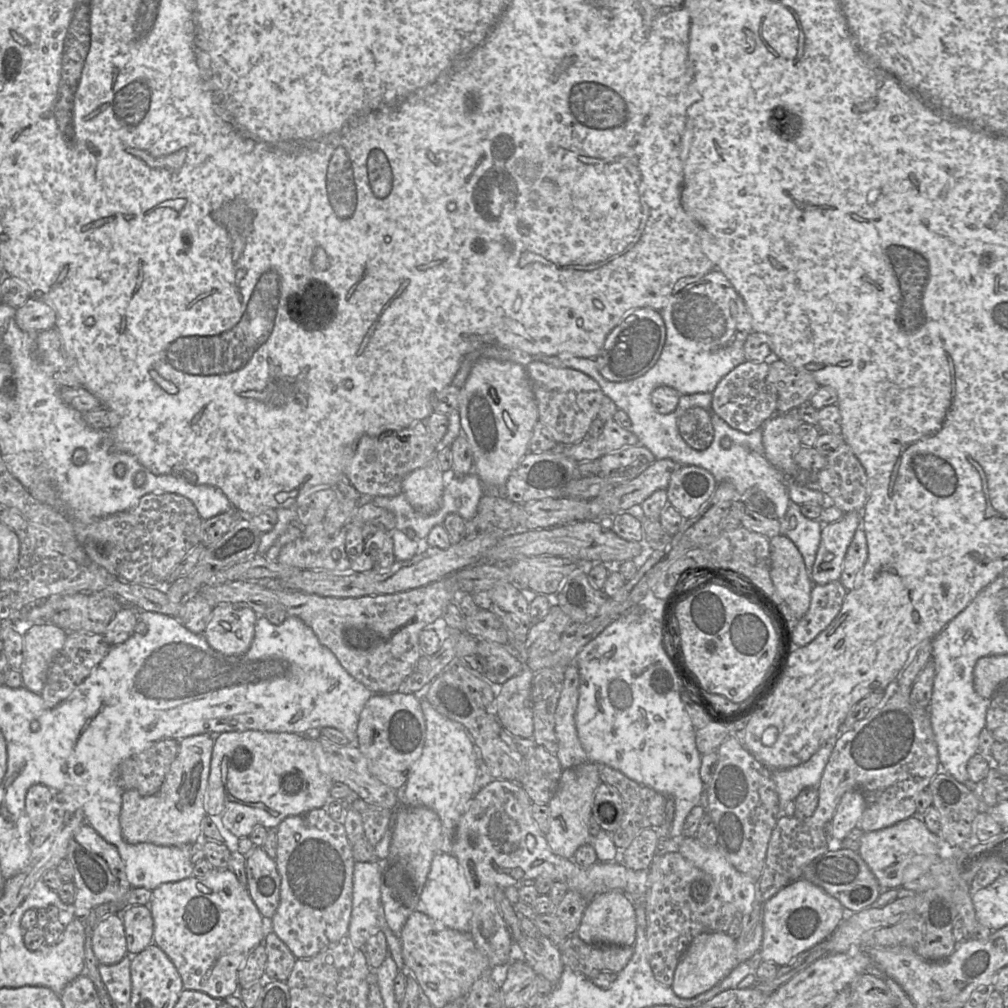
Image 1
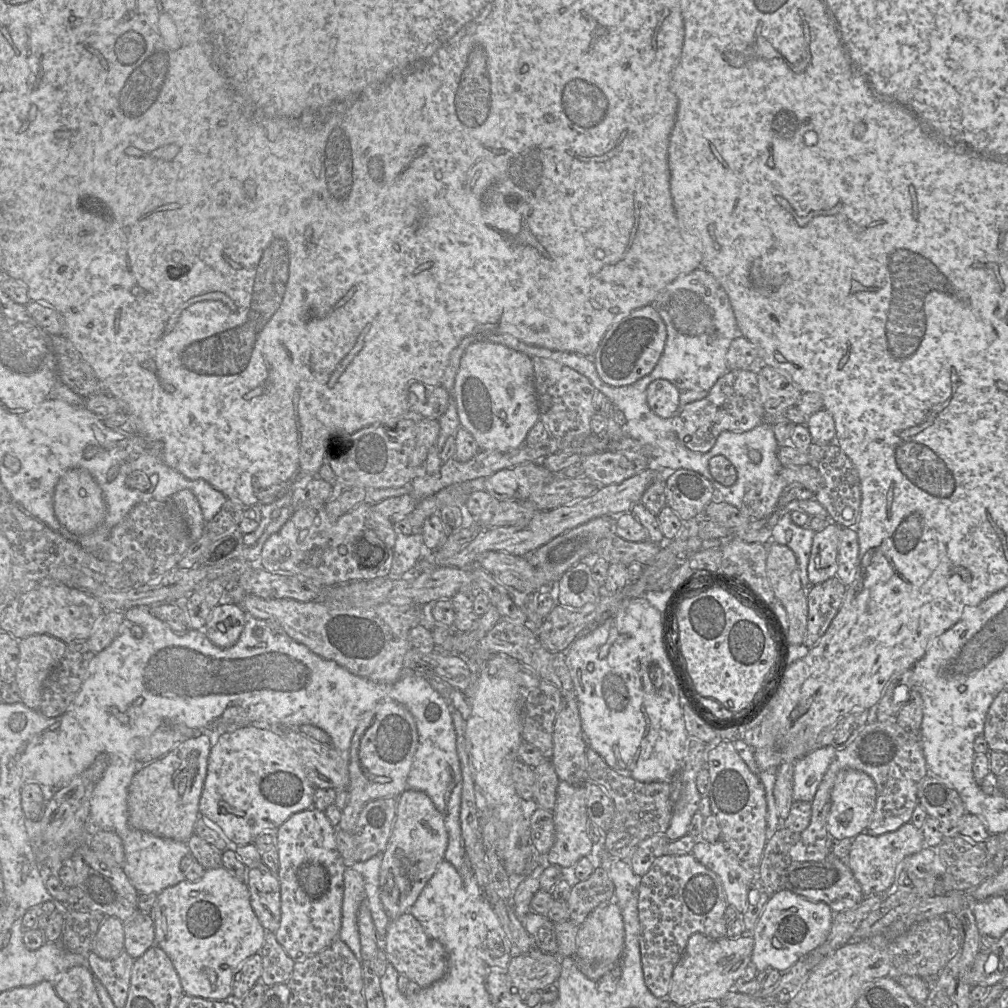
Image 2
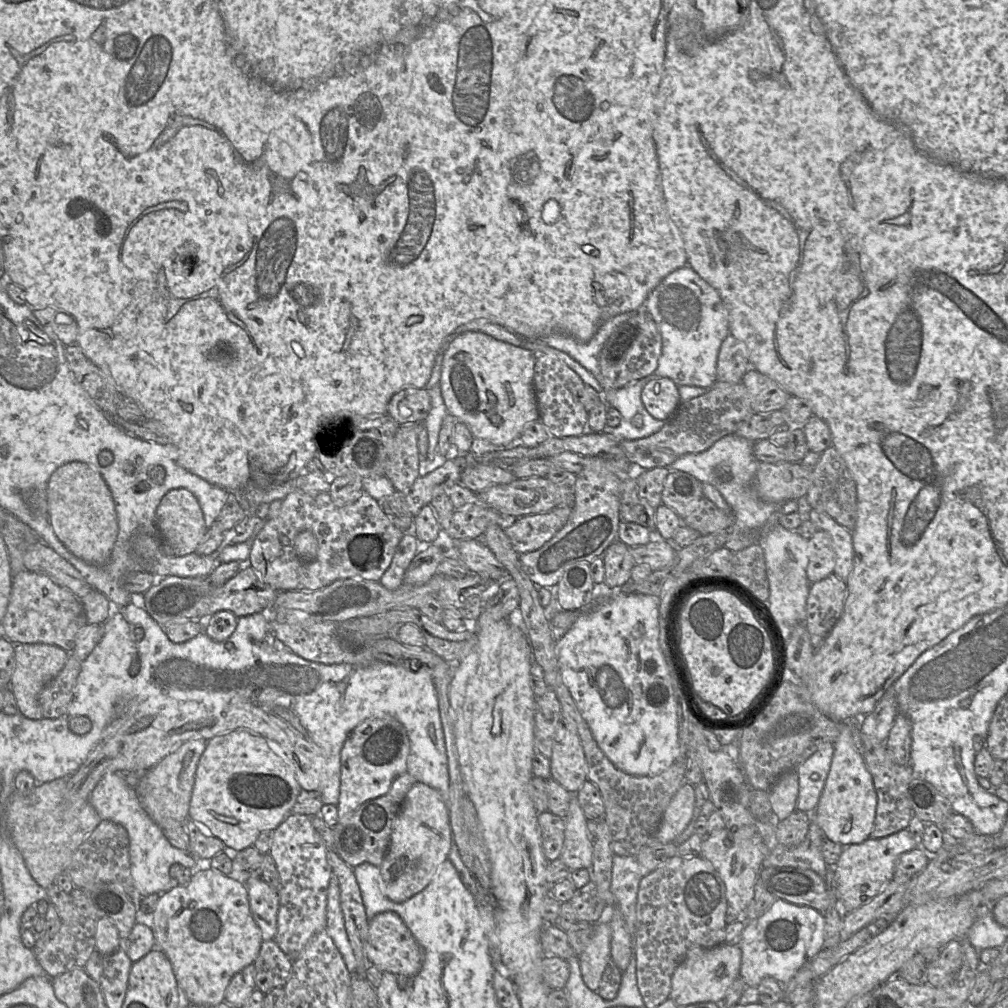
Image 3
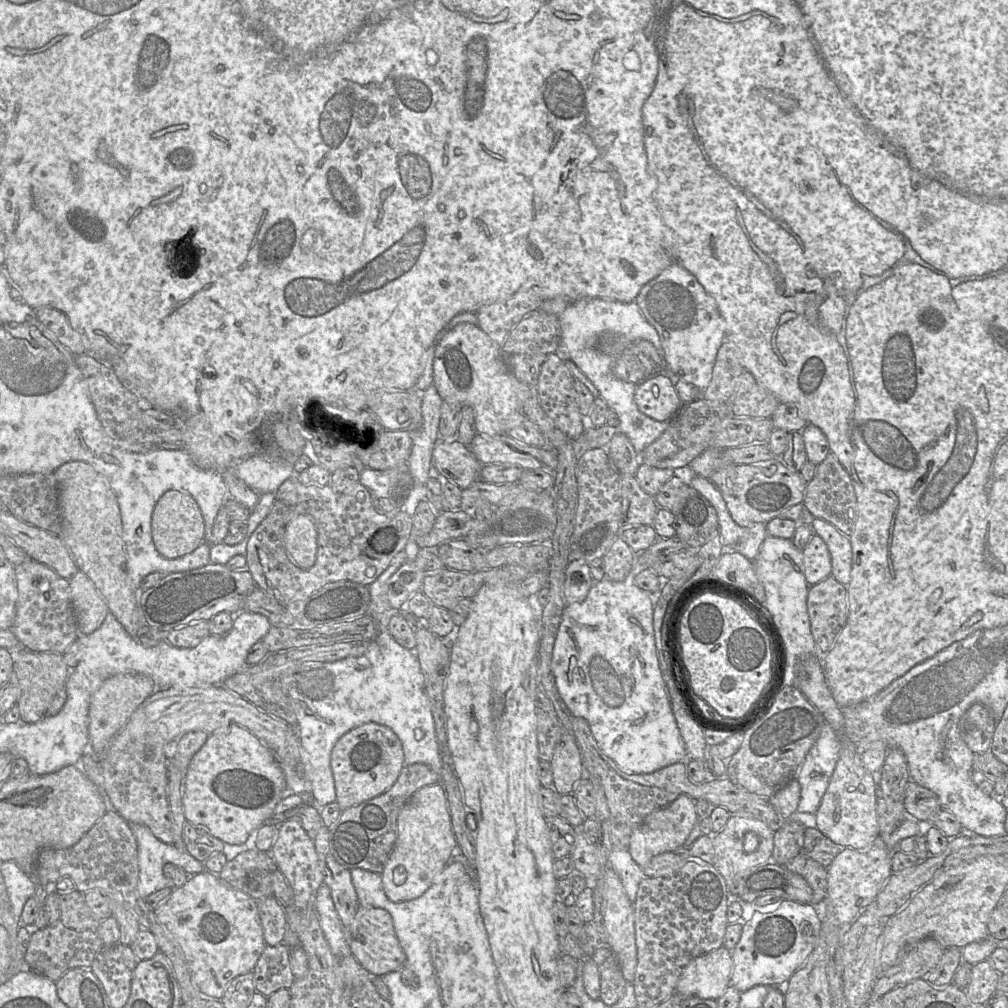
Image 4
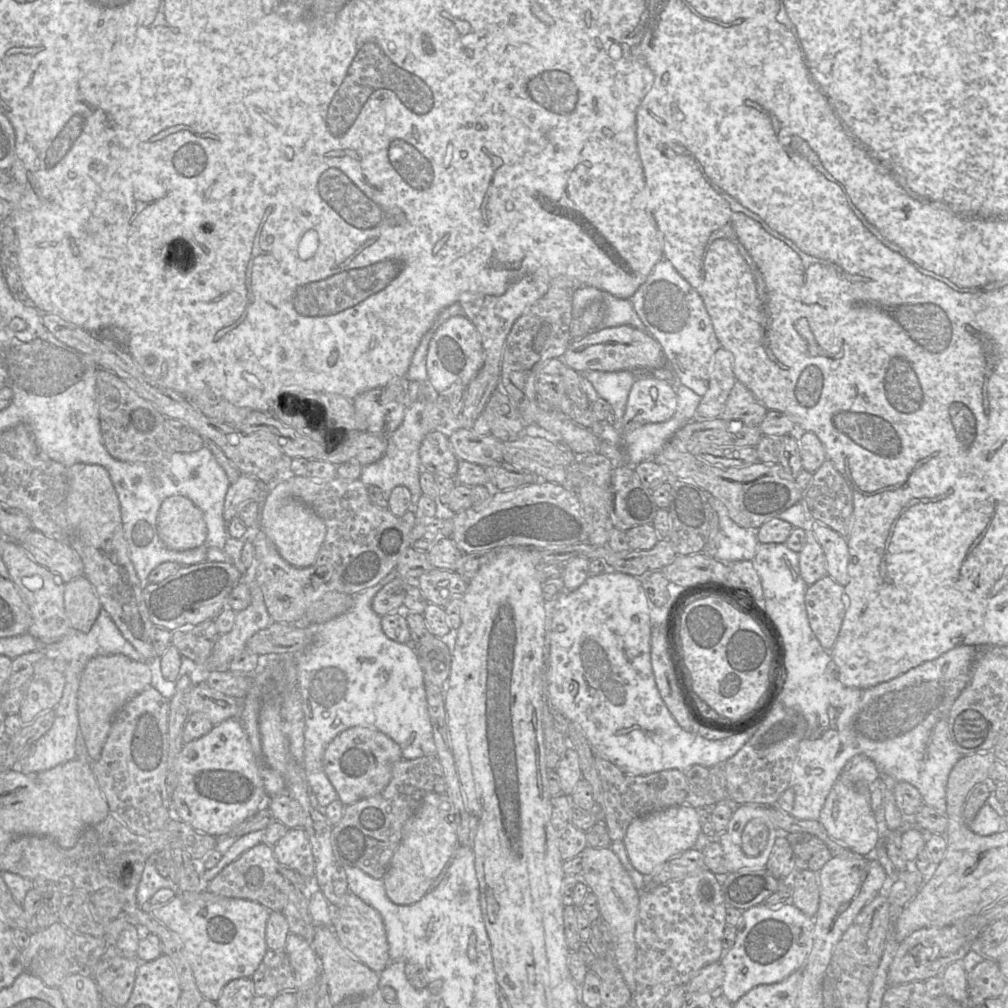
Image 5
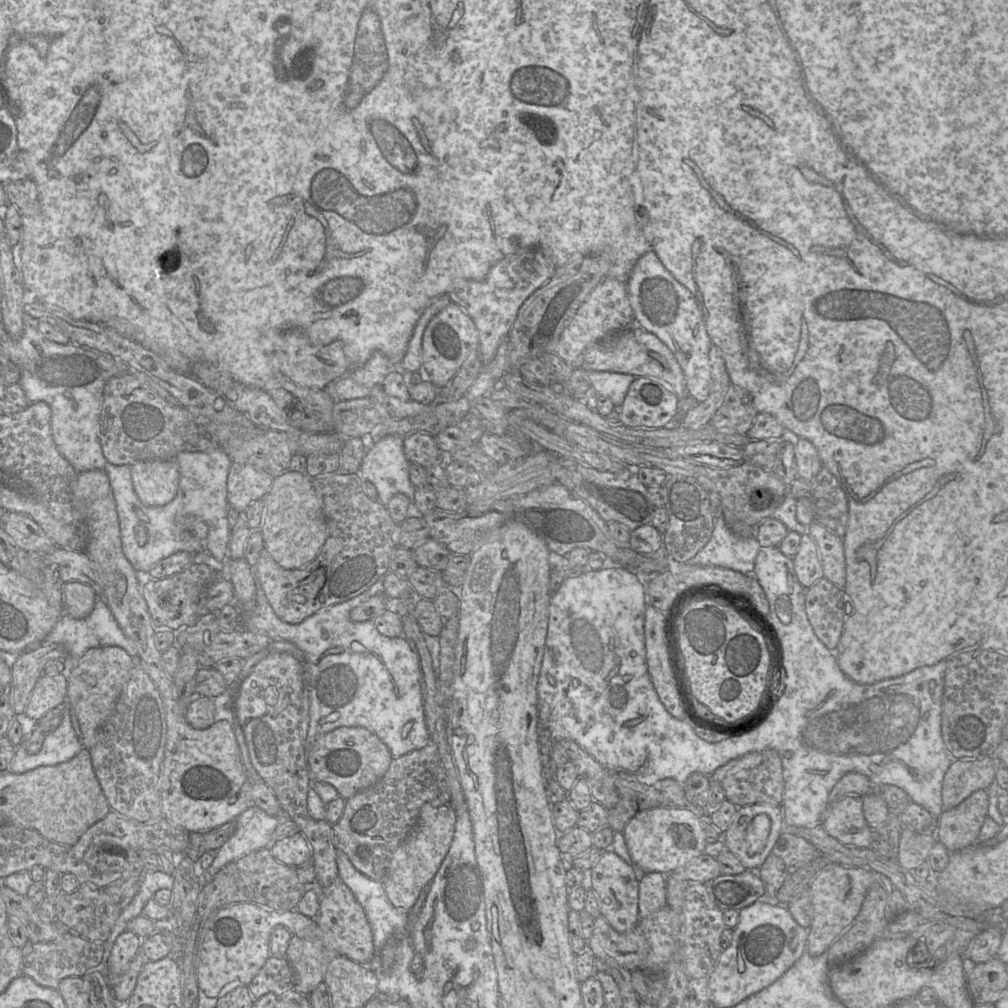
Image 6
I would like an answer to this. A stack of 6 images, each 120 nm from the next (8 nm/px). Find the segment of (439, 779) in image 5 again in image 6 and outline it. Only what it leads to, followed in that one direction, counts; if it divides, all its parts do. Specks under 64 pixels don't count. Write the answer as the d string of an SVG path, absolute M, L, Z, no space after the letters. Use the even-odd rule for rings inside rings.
M431 740L422 749L412 751L399 758L393 758L387 772L377 783L345 801L342 816L333 825L334 845L347 855L360 873L372 880L383 882L395 850L416 825L422 807L427 803L434 807L448 805L450 796L446 773L438 749Z

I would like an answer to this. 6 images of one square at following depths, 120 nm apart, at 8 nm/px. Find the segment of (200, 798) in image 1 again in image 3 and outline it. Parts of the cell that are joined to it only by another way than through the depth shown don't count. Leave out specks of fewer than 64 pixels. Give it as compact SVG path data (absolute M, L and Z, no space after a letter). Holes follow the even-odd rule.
M204 739L186 741L146 771L138 782L135 789L140 803L156 823L167 819L175 819L178 822L185 822L189 819L189 806L196 770L207 741Z

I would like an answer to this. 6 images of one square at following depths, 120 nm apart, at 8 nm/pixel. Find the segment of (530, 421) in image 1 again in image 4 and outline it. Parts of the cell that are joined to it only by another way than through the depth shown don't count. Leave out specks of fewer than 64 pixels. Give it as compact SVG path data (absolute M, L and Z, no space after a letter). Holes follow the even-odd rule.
M461 322L439 340L433 358L433 385L443 401L469 405L474 409L475 428L478 434L503 435L506 423L514 413L522 413L523 403L528 398L528 387L510 371L501 346L494 342L476 324Z

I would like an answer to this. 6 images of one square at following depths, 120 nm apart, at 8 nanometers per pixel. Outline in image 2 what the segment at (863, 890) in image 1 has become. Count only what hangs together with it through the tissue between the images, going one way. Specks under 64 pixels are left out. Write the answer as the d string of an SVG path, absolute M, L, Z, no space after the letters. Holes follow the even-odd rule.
M845 860L792 862L780 877L780 889L789 890L814 902L826 903L834 913L858 906L864 895Z

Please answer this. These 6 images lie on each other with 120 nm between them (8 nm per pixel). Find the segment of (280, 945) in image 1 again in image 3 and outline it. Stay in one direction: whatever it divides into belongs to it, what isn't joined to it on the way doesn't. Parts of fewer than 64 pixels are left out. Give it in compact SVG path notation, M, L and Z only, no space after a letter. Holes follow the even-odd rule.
M274 939L263 941L254 961L256 988L264 994L288 981L293 961L280 949Z

